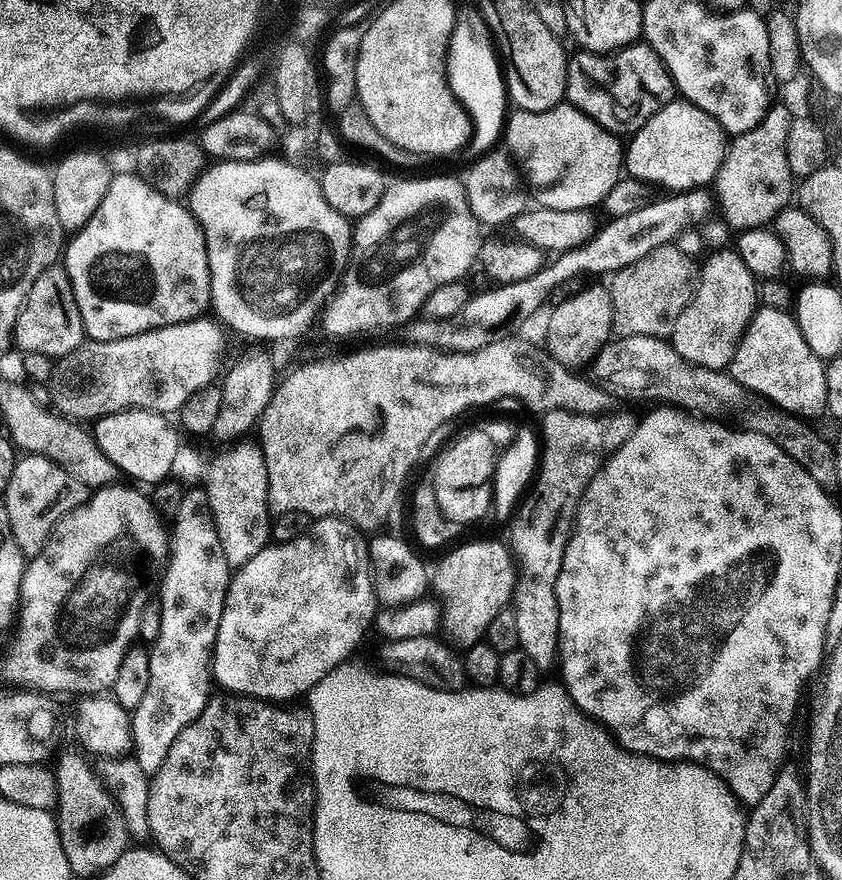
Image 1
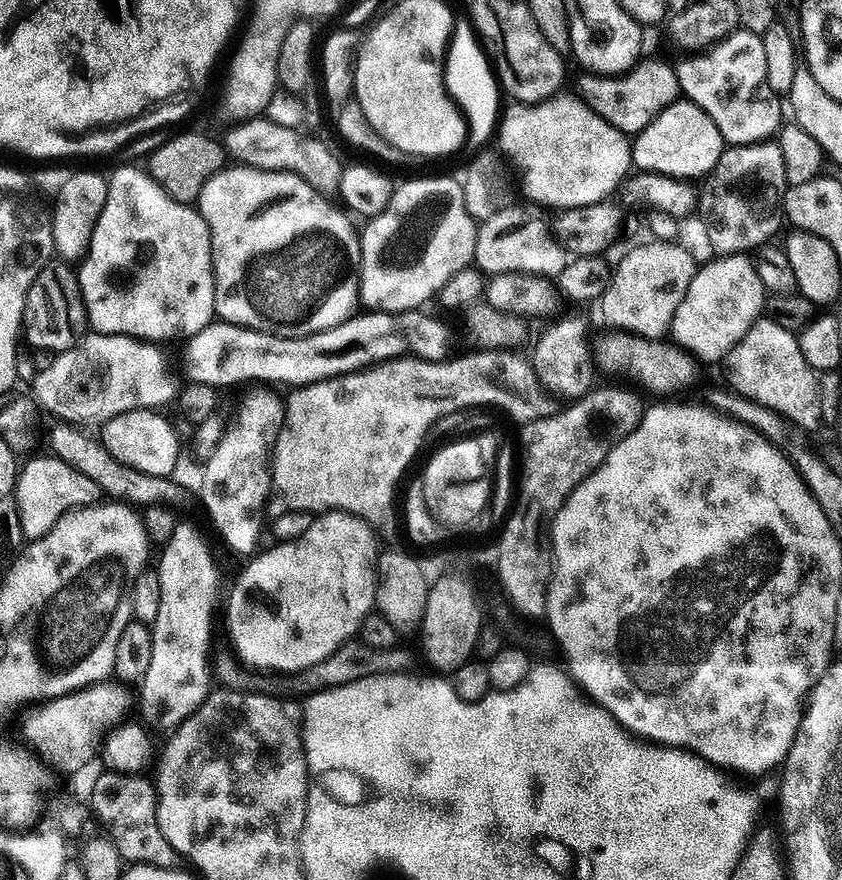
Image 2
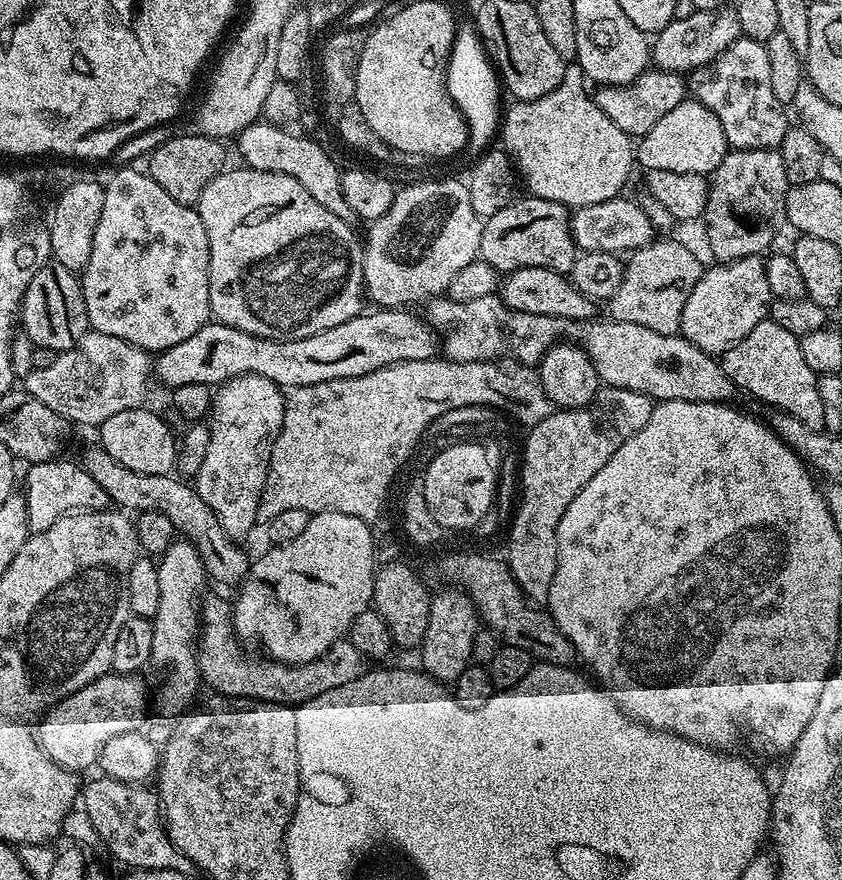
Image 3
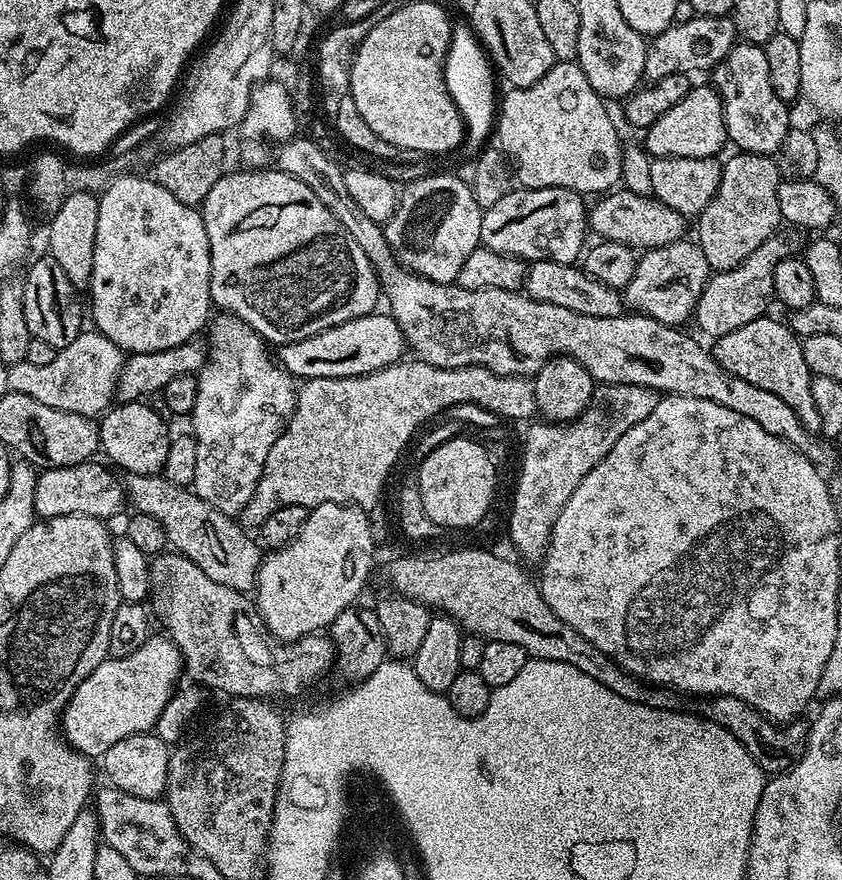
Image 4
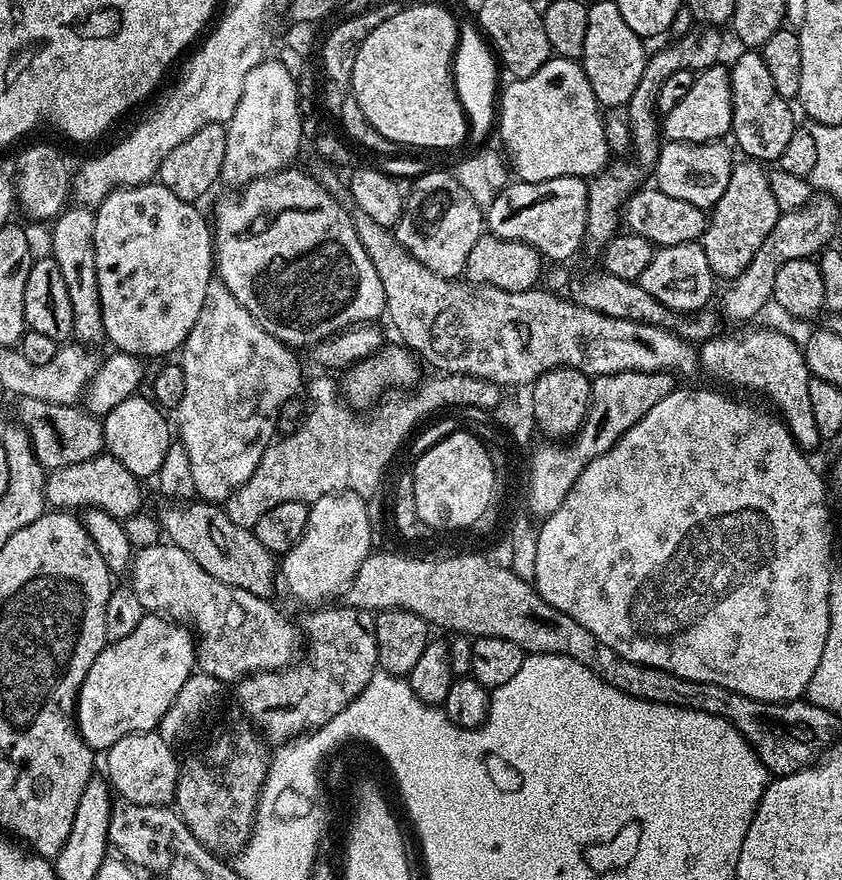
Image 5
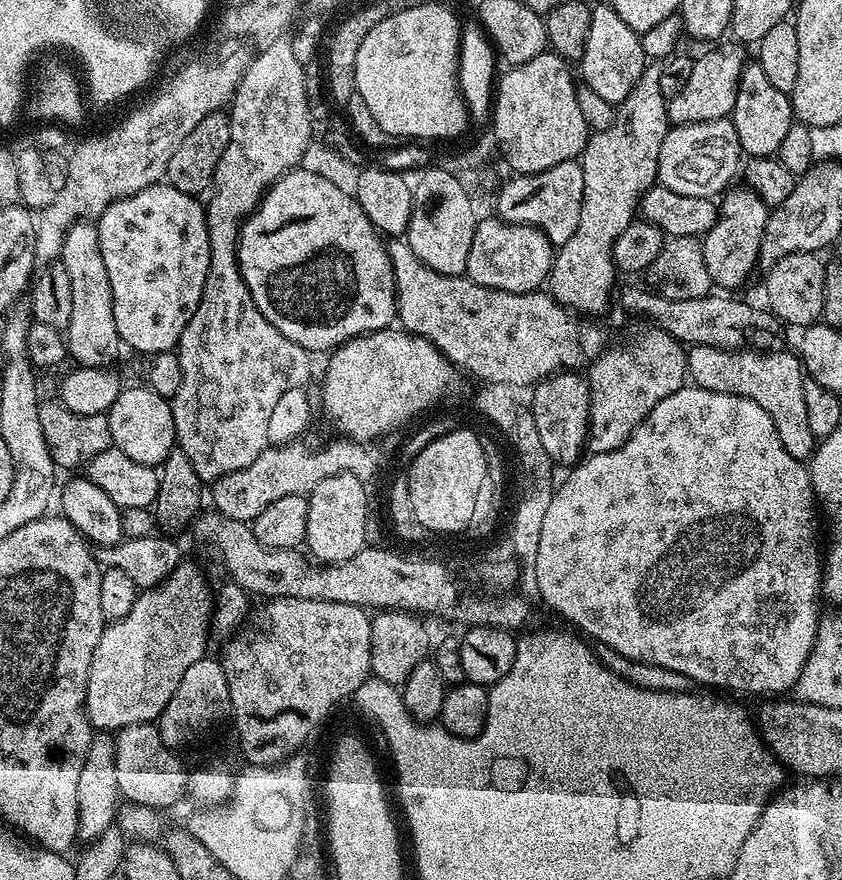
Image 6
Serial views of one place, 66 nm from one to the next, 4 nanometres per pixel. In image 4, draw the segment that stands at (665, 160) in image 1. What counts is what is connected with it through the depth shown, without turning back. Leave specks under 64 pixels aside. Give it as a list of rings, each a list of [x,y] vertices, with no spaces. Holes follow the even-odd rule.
[[[689,87],[686,98],[666,110],[658,122],[654,122],[646,129],[645,139],[642,144],[648,155],[652,158],[673,156],[674,158],[716,158],[721,154],[724,144],[729,143],[724,111],[720,96],[715,87],[696,88]]]

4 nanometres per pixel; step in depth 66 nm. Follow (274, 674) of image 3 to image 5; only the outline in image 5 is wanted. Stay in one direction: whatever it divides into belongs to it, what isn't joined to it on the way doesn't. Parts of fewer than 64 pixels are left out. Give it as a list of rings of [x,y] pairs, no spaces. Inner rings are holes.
[[[161,542],[154,546],[135,549],[130,569],[131,576],[130,586],[134,590],[134,594],[138,594],[138,602],[142,602],[145,609],[151,610],[155,615],[165,617],[173,622],[179,622],[191,629],[196,641],[196,663],[199,671],[206,675],[213,675],[214,678],[220,680],[225,686],[231,685],[233,682],[239,682],[245,676],[251,676],[254,672],[278,672],[281,668],[289,667],[297,659],[298,653],[301,651],[301,631],[297,628],[297,625],[295,628],[290,621],[284,620],[283,614],[271,604],[273,602],[271,599],[250,594],[250,590],[238,590],[238,586],[226,586],[226,582],[218,582],[218,578],[206,574],[206,570],[202,570],[202,566],[198,566],[198,562],[194,562],[194,558],[190,558],[190,554],[186,554],[186,550],[182,550],[176,544]]]

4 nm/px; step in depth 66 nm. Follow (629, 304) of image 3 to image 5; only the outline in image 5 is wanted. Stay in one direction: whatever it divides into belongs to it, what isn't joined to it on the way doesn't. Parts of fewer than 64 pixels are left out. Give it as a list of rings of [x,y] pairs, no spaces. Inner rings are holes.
[[[691,240],[678,246],[657,247],[652,253],[649,265],[642,270],[638,283],[646,293],[656,298],[661,306],[672,312],[683,314],[707,309],[708,299],[712,296],[714,277],[703,243]]]

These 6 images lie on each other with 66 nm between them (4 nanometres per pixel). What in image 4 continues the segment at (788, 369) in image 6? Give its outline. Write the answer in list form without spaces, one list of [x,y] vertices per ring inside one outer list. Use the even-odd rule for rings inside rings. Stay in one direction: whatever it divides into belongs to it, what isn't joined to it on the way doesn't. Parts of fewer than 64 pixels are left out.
[[[771,315],[760,316],[754,322],[746,322],[746,326],[738,326],[738,330],[730,330],[730,334],[715,337],[710,351],[726,371],[750,382],[754,386],[762,386],[762,390],[770,390],[770,394],[778,394],[794,414],[798,414],[798,422],[813,434],[819,433],[822,421],[818,418],[818,409],[814,407],[814,394],[810,394],[813,374],[806,366],[806,358],[802,358],[802,340],[795,336],[783,319],[771,320]]]

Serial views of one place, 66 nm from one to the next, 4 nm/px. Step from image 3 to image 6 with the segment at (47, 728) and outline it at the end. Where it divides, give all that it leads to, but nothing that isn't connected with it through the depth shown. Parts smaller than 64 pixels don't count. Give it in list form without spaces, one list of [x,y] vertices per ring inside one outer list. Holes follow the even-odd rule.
[[[187,562],[181,563],[168,575],[168,579],[159,585],[155,590],[144,590],[137,595],[134,606],[130,606],[130,610],[121,620],[111,621],[105,627],[102,638],[98,642],[98,650],[94,650],[94,658],[90,662],[90,674],[88,675],[88,689],[86,690],[86,702],[84,707],[88,710],[88,720],[92,723],[93,729],[103,730],[105,733],[112,734],[121,728],[130,726],[131,724],[151,724],[158,721],[163,713],[163,708],[170,702],[170,698],[178,690],[179,683],[182,682],[183,675],[186,670],[190,670],[192,666],[198,664],[200,660],[205,659],[206,652],[204,647],[208,644],[208,628],[210,632],[210,621],[214,616],[214,596],[204,585],[204,580],[200,577],[200,572],[192,564]]]

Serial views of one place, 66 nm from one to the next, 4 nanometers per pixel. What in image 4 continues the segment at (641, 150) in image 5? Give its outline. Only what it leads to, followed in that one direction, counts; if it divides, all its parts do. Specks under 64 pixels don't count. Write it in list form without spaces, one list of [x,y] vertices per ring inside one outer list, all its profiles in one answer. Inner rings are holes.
[[[689,15],[689,20],[681,19],[672,23],[666,30],[647,41],[644,49],[644,80],[661,80],[670,74],[679,72],[688,74],[715,69],[727,56],[732,54],[732,47],[738,42],[736,27],[731,15],[698,16]]]

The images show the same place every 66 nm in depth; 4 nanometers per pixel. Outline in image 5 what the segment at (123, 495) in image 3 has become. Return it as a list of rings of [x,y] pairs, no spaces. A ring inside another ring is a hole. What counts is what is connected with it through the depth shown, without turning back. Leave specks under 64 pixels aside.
[[[164,502],[161,503],[158,519],[163,535],[178,545],[206,574],[226,582],[226,586],[238,586],[238,590],[250,590],[255,596],[271,597],[278,588],[278,560],[262,542],[255,531],[234,526],[223,507],[212,502]]]

